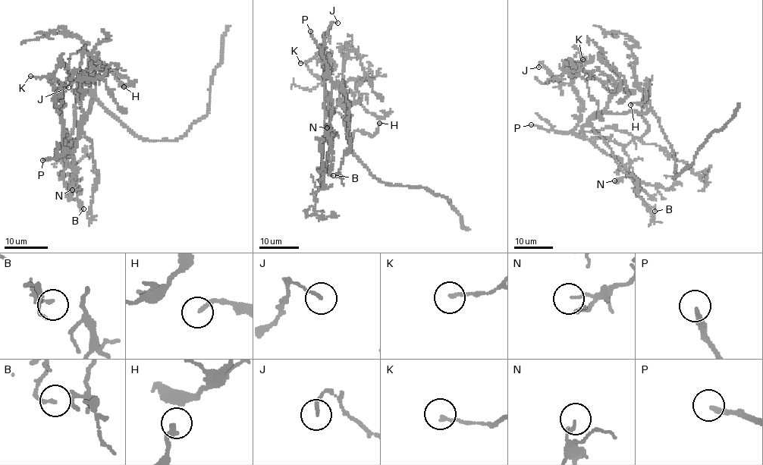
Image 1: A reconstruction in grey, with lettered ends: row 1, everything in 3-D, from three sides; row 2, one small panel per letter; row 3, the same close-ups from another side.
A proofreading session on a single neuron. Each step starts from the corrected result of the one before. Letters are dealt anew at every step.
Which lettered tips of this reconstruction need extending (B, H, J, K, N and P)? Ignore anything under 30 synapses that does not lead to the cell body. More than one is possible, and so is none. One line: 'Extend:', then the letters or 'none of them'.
Extend: P

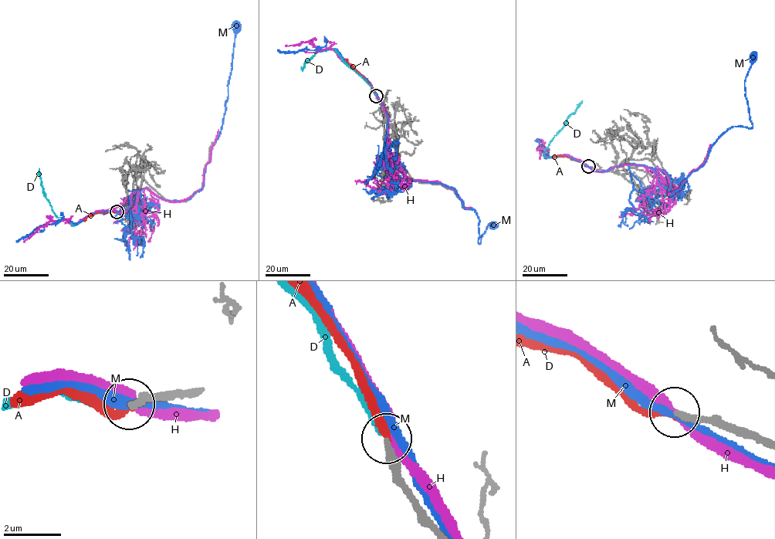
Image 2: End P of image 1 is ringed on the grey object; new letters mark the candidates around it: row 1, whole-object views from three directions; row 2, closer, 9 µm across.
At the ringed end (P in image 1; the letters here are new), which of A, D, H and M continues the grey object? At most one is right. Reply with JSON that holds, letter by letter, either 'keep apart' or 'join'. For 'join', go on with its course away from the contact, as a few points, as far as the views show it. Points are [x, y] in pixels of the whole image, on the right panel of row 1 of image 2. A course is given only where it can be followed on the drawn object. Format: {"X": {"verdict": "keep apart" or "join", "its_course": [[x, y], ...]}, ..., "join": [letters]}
{"A": {"verdict": "join", "its_course": [[588, 167], [569, 157], [560, 155], [553, 157]]}, "D": {"verdict": "keep apart"}, "H": {"verdict": "keep apart"}, "M": {"verdict": "keep apart"}, "join": ["A"]}

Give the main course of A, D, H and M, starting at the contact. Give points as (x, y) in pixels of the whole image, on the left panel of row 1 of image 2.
A: (116, 212), (99, 212), (89, 215), (83, 221)
D: (116, 211), (89, 214), (73, 225), (62, 218), (58, 217), (45, 197), (38, 168)
H: (117, 211), (127, 210), (134, 191), (147, 188), (169, 201), (182, 201), (199, 191), (218, 130)
M: (117, 211), (126, 211), (132, 192), (143, 188), (170, 201), (188, 200), (203, 187), (225, 109), (236, 26)

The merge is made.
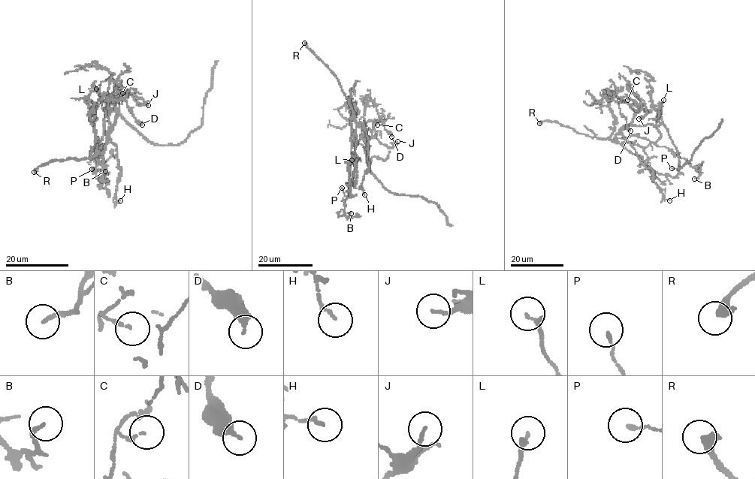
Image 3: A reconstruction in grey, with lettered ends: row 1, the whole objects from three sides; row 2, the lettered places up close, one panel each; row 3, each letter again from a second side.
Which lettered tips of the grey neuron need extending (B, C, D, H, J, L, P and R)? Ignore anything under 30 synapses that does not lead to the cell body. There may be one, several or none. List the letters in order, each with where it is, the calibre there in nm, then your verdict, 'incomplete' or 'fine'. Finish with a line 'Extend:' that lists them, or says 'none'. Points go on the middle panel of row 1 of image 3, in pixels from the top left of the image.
B: (351, 213) | 170 nm | fine
C: (377, 125) | 140 nm | fine
D: (391, 137) | 360 nm | fine
H: (364, 194) | 150 nm | fine
J: (397, 141) | 140 nm | fine
L: (351, 160) | 240 nm | fine
P: (342, 188) | 140 nm | fine
R: (304, 43) | 440 nm | incomplete
Extend: R

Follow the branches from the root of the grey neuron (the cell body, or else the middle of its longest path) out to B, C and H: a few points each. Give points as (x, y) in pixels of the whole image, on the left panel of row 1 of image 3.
B: (116, 117), (104, 150), (101, 153), (99, 142), (98, 144), (99, 151), (96, 153), (96, 162), (105, 171)
C: (116, 117), (115, 125), (111, 125), (107, 107), (112, 100), (119, 98), (118, 91), (122, 93)
H: (116, 117), (109, 137), (116, 146), (117, 167), (120, 167), (120, 178), (115, 194), (116, 200), (120, 200)

